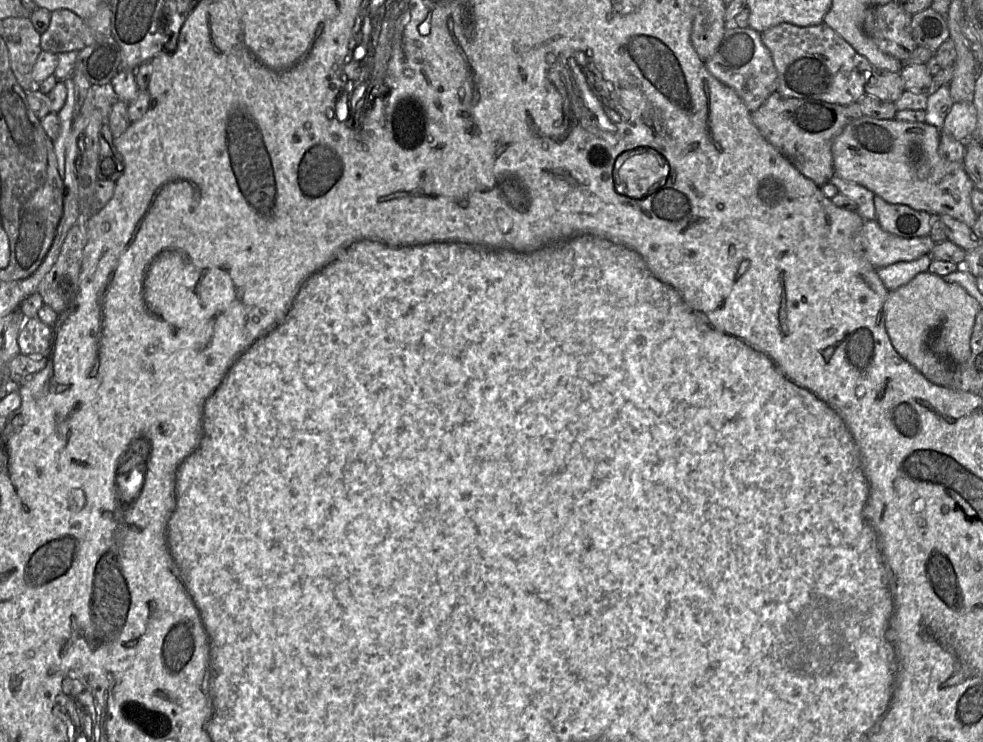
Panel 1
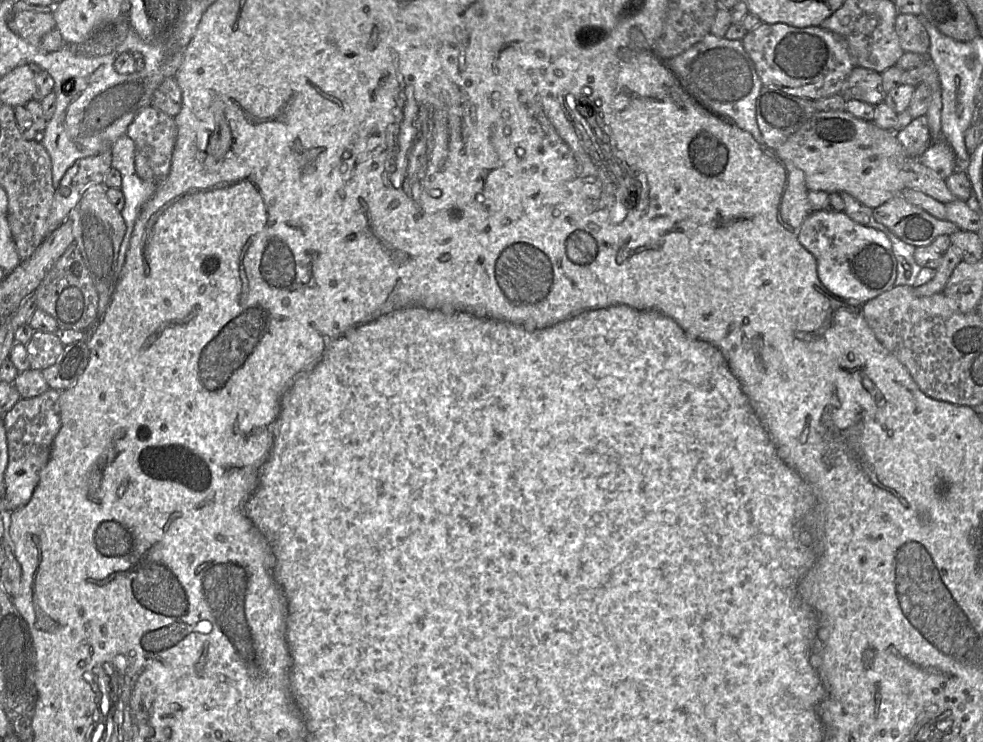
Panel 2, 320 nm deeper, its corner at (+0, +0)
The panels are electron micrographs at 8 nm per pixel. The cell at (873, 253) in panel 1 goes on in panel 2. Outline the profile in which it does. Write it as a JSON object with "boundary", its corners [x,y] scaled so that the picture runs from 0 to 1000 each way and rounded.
{"boundary":[[[826,284],[815,303],[813,325],[829,346],[835,381],[864,408],[877,412],[909,387],[913,350],[903,318],[868,298],[860,286]]]}

